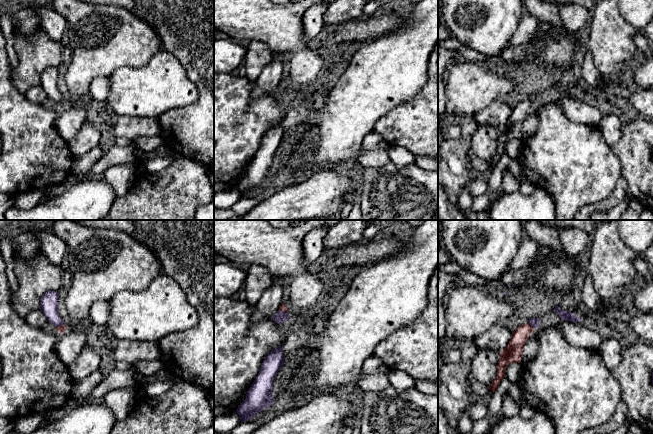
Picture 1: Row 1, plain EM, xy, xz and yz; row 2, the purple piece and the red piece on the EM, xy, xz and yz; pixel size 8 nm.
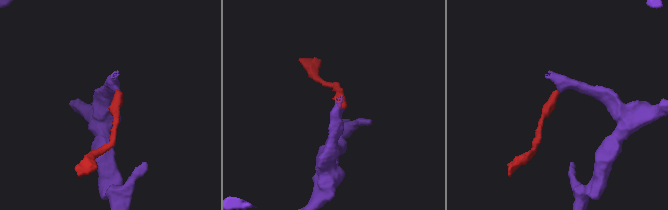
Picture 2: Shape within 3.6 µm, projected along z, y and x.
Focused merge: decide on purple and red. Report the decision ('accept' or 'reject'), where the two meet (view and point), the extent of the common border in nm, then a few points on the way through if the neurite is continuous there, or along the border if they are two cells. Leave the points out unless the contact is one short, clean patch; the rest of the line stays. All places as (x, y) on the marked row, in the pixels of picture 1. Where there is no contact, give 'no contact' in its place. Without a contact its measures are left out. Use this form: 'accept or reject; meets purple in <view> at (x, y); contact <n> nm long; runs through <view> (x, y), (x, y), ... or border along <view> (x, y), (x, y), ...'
reject; meets purple in xy at (60, 325); contact 80 nm long; border along xy (64, 324), (56, 327)

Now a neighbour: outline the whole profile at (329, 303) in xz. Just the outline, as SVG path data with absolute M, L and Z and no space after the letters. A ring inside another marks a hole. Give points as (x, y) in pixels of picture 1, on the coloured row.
M346 283L346 286L338 288L332 288L330 293L321 300L317 310L315 311L315 317L327 319L329 315L335 310L342 298L346 295L349 289L350 283Z

